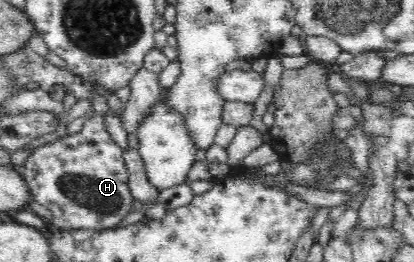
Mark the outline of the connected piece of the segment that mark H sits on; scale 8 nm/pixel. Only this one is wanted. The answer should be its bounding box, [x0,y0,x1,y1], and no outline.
[23,113,135,229]

